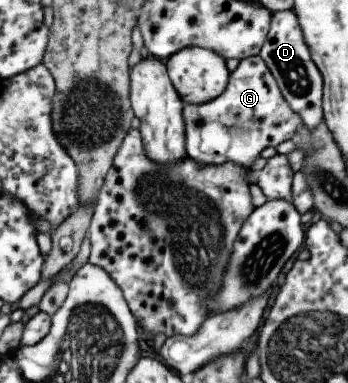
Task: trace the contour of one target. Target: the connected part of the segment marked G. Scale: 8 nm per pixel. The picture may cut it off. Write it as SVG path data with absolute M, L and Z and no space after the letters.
M259 55L239 61L226 89L216 99L203 104L185 104L183 118L188 156L202 165L237 162L247 171L250 182L256 174L251 165L260 152L293 139L298 126L304 124L284 99L276 78Z

